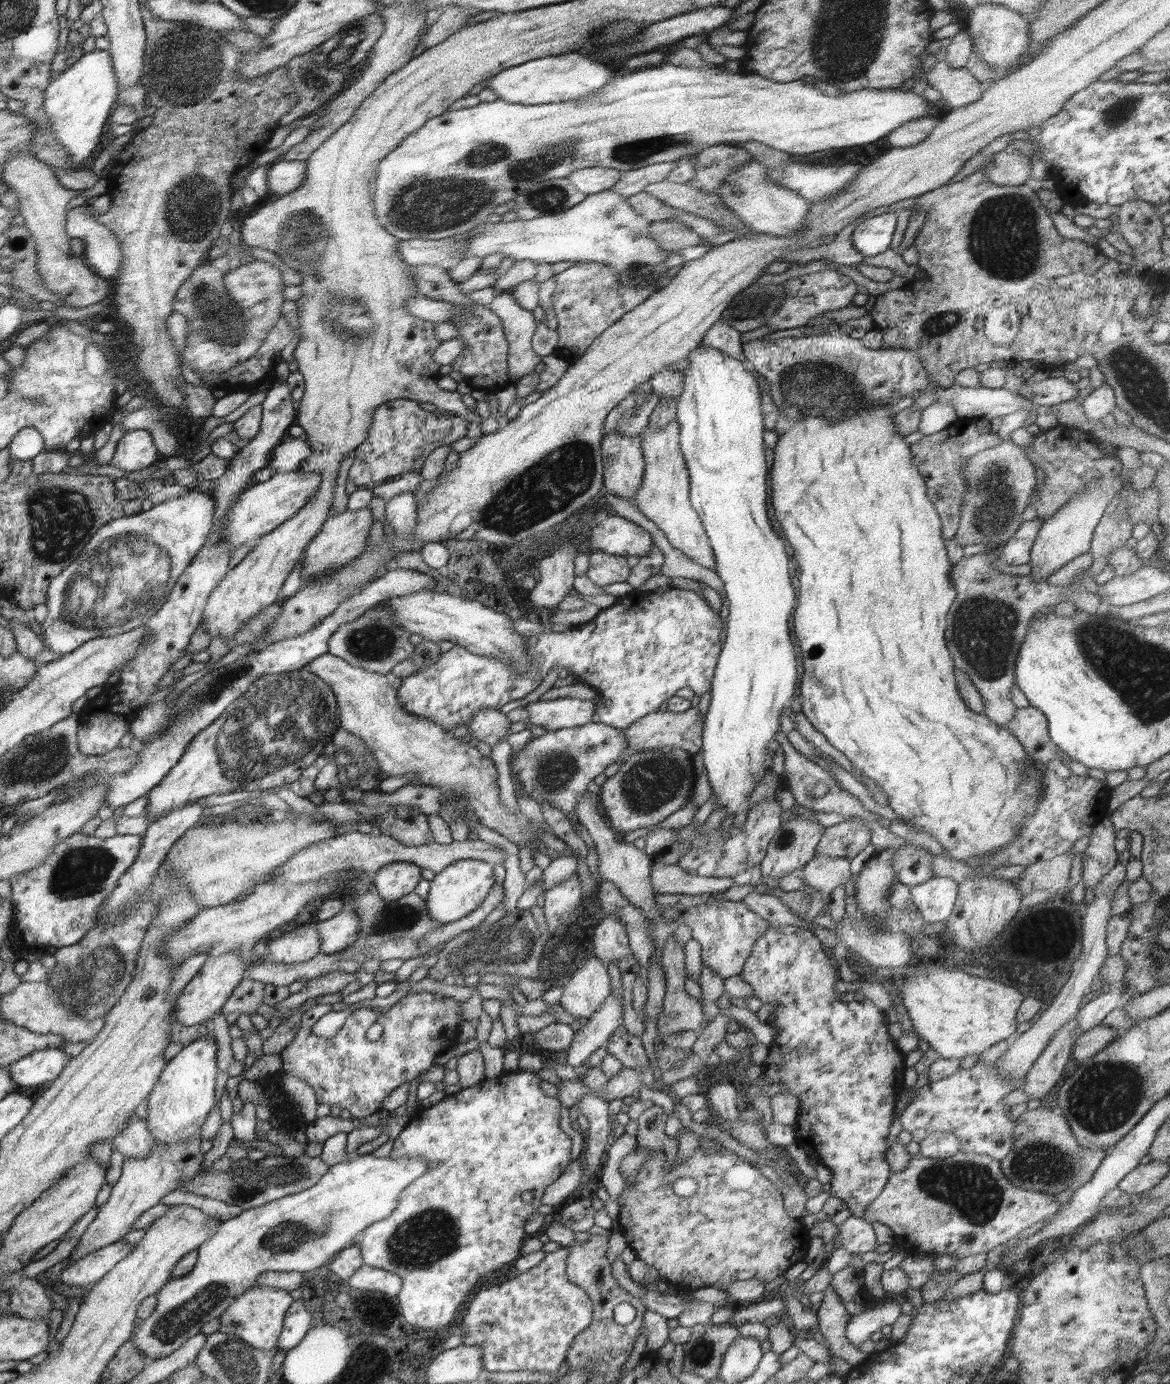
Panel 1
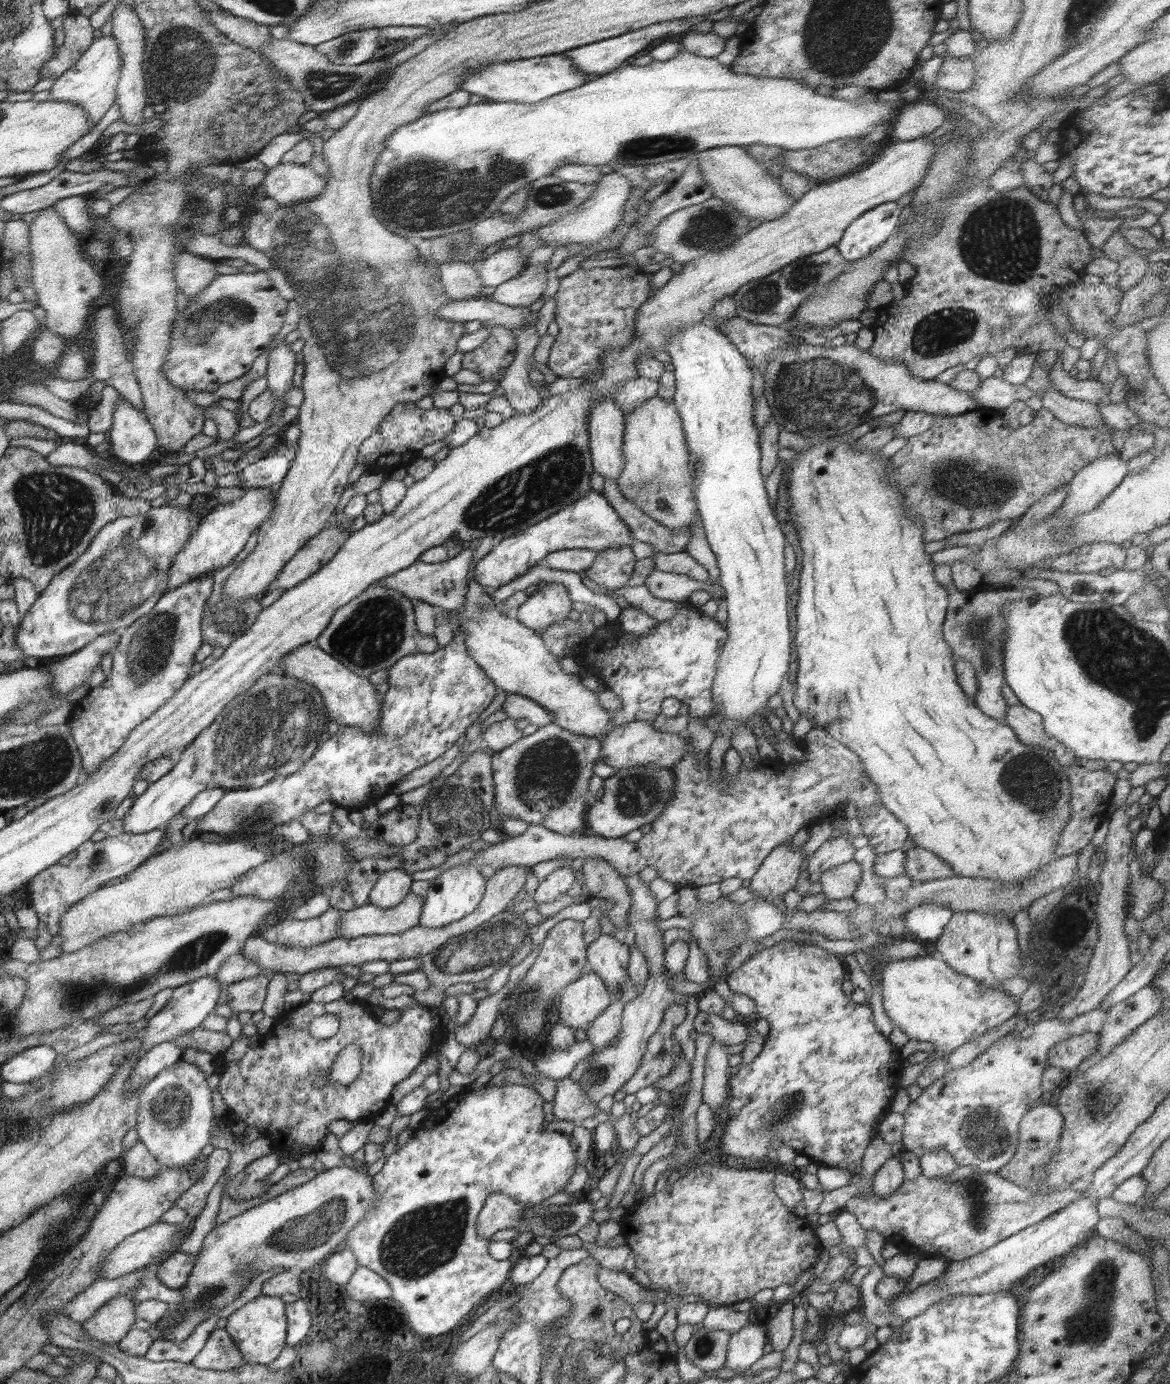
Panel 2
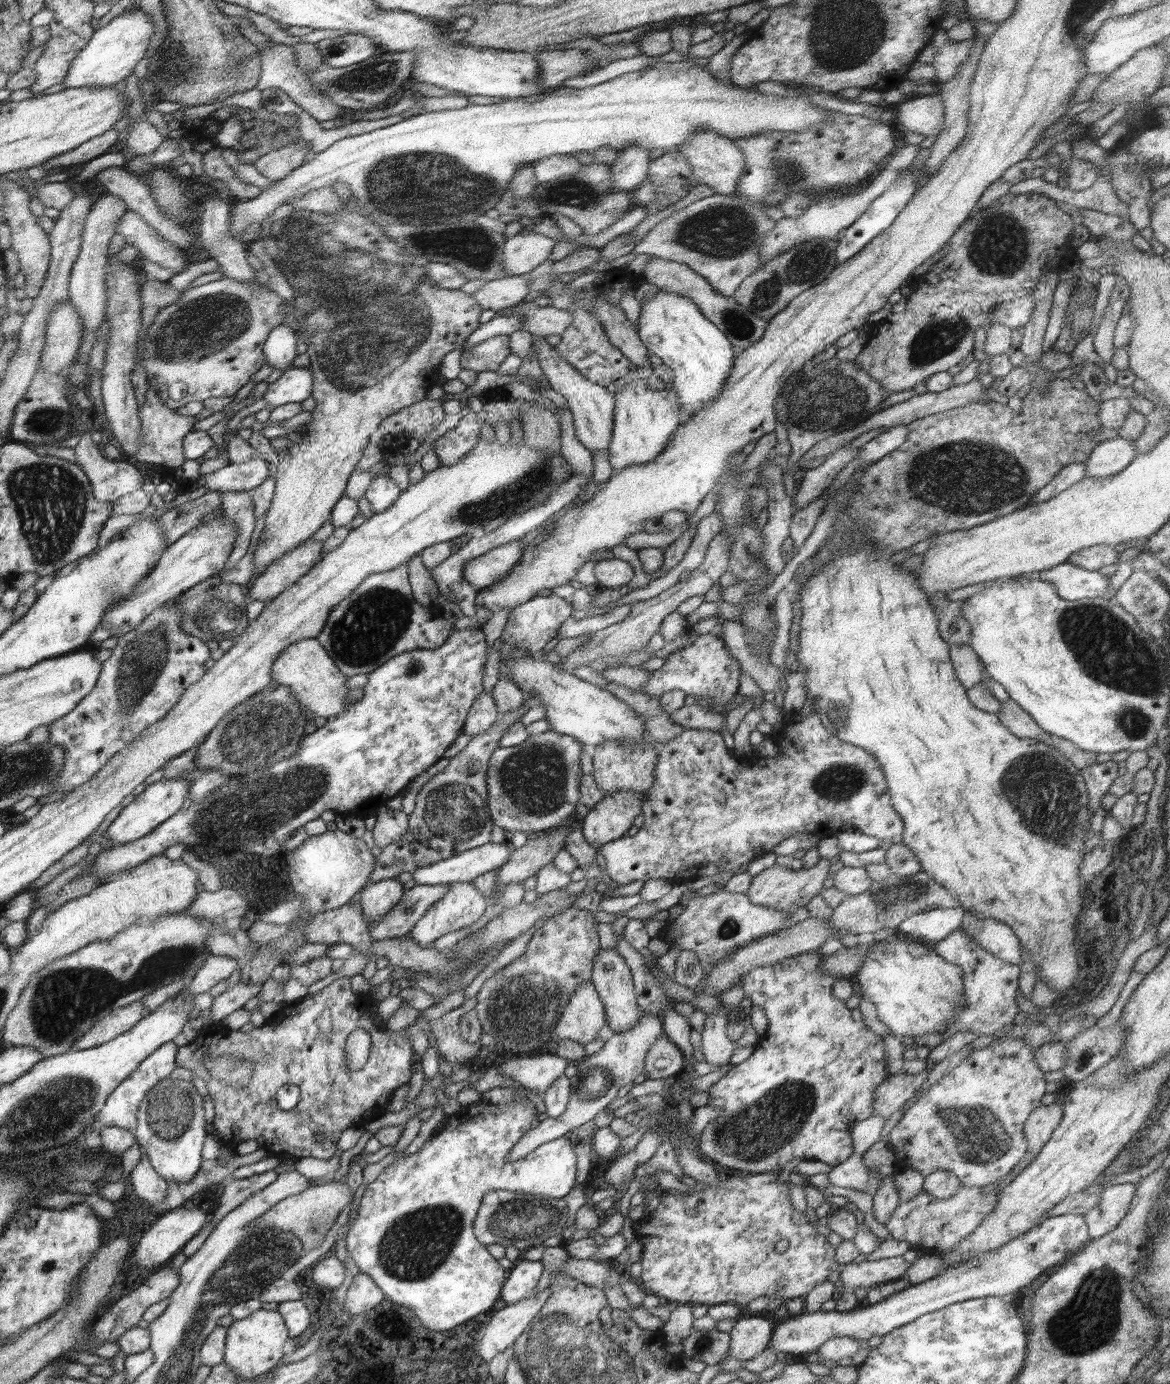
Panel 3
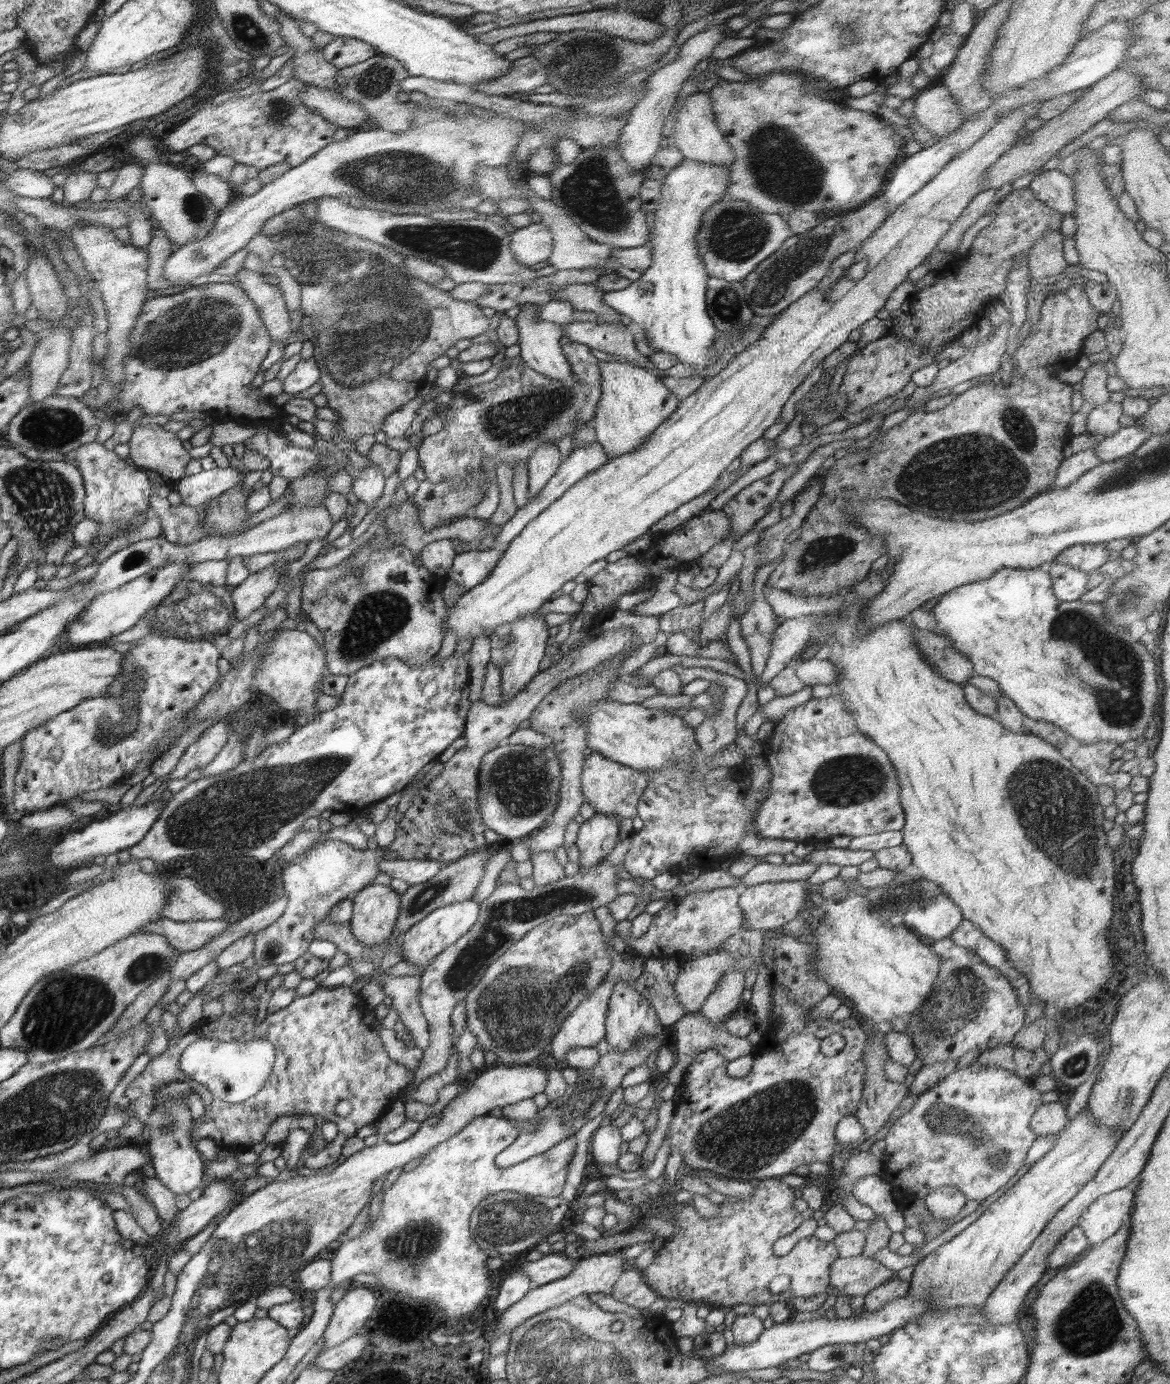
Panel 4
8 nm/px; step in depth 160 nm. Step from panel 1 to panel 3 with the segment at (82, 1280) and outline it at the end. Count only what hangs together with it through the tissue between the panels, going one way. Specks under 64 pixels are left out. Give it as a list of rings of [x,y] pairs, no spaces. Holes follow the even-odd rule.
[[[198,1205],[192,1209],[186,1209],[182,1206],[162,1212],[154,1219],[150,1227],[143,1231],[144,1235],[142,1235],[138,1246],[132,1253],[134,1264],[142,1266],[142,1268],[152,1268],[164,1264],[164,1262],[170,1262],[189,1241],[197,1236],[200,1230],[205,1228],[208,1220],[208,1214],[201,1210]]]

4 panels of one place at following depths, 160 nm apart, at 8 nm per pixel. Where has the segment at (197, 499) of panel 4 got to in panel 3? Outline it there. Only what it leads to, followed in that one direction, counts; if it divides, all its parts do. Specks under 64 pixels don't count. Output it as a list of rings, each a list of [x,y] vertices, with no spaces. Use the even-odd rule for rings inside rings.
[[[262,458],[254,459],[242,464],[228,463],[223,468],[216,470],[215,472],[210,472],[208,474],[203,474],[198,476],[196,481],[199,486],[205,486],[208,490],[220,492],[242,492],[250,491],[252,492],[253,488],[256,488],[259,484],[262,484],[270,475],[273,475],[273,468],[270,467],[270,464]]]

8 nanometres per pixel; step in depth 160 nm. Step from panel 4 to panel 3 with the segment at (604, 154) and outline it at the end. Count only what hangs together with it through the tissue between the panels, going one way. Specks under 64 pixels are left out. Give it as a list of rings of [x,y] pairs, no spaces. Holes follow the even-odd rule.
[[[583,162],[574,173],[551,182],[540,183],[533,196],[546,216],[556,214],[568,217],[582,228],[584,234],[598,234],[623,219],[635,207],[632,191],[617,191],[611,181],[612,167],[606,163]]]

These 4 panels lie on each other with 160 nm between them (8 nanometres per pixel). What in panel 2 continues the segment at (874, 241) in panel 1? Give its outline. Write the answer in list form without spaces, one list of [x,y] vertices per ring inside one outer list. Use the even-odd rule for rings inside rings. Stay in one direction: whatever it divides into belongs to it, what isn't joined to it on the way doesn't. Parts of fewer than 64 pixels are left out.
[[[888,202],[866,212],[848,226],[836,248],[848,261],[864,258],[894,232],[899,225],[900,214],[897,202]]]

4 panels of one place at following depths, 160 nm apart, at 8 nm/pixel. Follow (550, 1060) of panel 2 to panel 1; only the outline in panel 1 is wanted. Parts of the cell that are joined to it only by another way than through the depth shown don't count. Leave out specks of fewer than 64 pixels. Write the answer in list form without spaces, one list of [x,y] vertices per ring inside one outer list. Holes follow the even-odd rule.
[[[612,992],[603,1004],[603,1008],[585,1020],[582,1028],[576,1032],[572,1045],[566,1051],[566,1065],[574,1067],[575,1070],[579,1070],[596,1050],[605,1047],[608,1040],[610,1040],[610,1036],[612,1036],[612,1032],[620,1024],[624,1024],[622,1006],[622,995],[613,994]]]

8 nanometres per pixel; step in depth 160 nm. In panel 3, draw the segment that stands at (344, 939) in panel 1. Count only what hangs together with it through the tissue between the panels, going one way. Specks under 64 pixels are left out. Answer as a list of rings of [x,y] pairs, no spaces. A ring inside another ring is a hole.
[[[416,883],[406,889],[401,901],[380,922],[370,924],[372,938],[384,940],[408,935],[415,924],[449,891],[449,885],[426,885]]]

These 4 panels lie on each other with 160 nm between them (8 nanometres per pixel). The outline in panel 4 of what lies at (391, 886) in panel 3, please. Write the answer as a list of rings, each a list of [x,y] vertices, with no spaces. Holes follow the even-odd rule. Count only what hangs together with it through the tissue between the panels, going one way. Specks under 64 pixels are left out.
[[[372,884],[359,890],[353,899],[350,932],[364,946],[382,944],[393,935],[400,916],[401,895],[390,885]]]

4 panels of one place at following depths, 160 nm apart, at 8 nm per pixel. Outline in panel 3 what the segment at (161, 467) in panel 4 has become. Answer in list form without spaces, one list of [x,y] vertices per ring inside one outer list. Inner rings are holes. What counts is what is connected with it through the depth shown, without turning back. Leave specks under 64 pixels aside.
[[[149,386],[146,391],[144,405],[139,408],[141,417],[141,441],[136,452],[133,454],[134,460],[146,464],[159,464],[170,468],[178,468],[184,464],[184,452],[182,452],[182,438],[189,432],[197,422],[194,416],[178,415],[177,409],[168,408],[161,403],[160,396]]]

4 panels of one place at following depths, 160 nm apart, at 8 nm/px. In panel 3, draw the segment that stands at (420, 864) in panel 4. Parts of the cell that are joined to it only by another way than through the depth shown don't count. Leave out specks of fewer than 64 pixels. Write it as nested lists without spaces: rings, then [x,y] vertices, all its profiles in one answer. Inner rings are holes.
[[[508,840],[502,843],[490,841],[430,866],[417,868],[412,872],[412,878],[414,882],[426,885],[473,882],[477,876],[500,868],[515,850]]]

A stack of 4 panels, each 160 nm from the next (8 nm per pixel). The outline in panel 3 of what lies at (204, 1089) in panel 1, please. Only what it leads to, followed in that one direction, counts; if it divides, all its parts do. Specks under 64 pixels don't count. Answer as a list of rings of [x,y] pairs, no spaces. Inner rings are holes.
[[[166,1078],[151,1088],[140,1107],[134,1134],[154,1171],[168,1184],[190,1183],[201,1170],[202,1144],[207,1137],[200,1092],[191,1082]]]

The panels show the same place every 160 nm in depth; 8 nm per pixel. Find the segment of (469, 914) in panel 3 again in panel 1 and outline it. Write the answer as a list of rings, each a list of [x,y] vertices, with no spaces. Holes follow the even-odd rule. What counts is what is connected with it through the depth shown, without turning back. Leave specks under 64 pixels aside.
[[[460,860],[435,873],[430,881],[428,897],[425,899],[429,917],[438,924],[448,924],[467,917],[489,896],[495,883],[493,865],[481,860]]]

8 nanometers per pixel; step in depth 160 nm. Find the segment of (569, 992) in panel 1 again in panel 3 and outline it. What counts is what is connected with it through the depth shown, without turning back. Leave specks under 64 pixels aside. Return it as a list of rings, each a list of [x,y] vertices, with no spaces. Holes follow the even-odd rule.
[[[586,980],[567,1001],[551,1035],[558,1042],[570,1040],[584,1046],[597,1039],[604,1026],[607,1026],[604,1003],[594,983]]]

